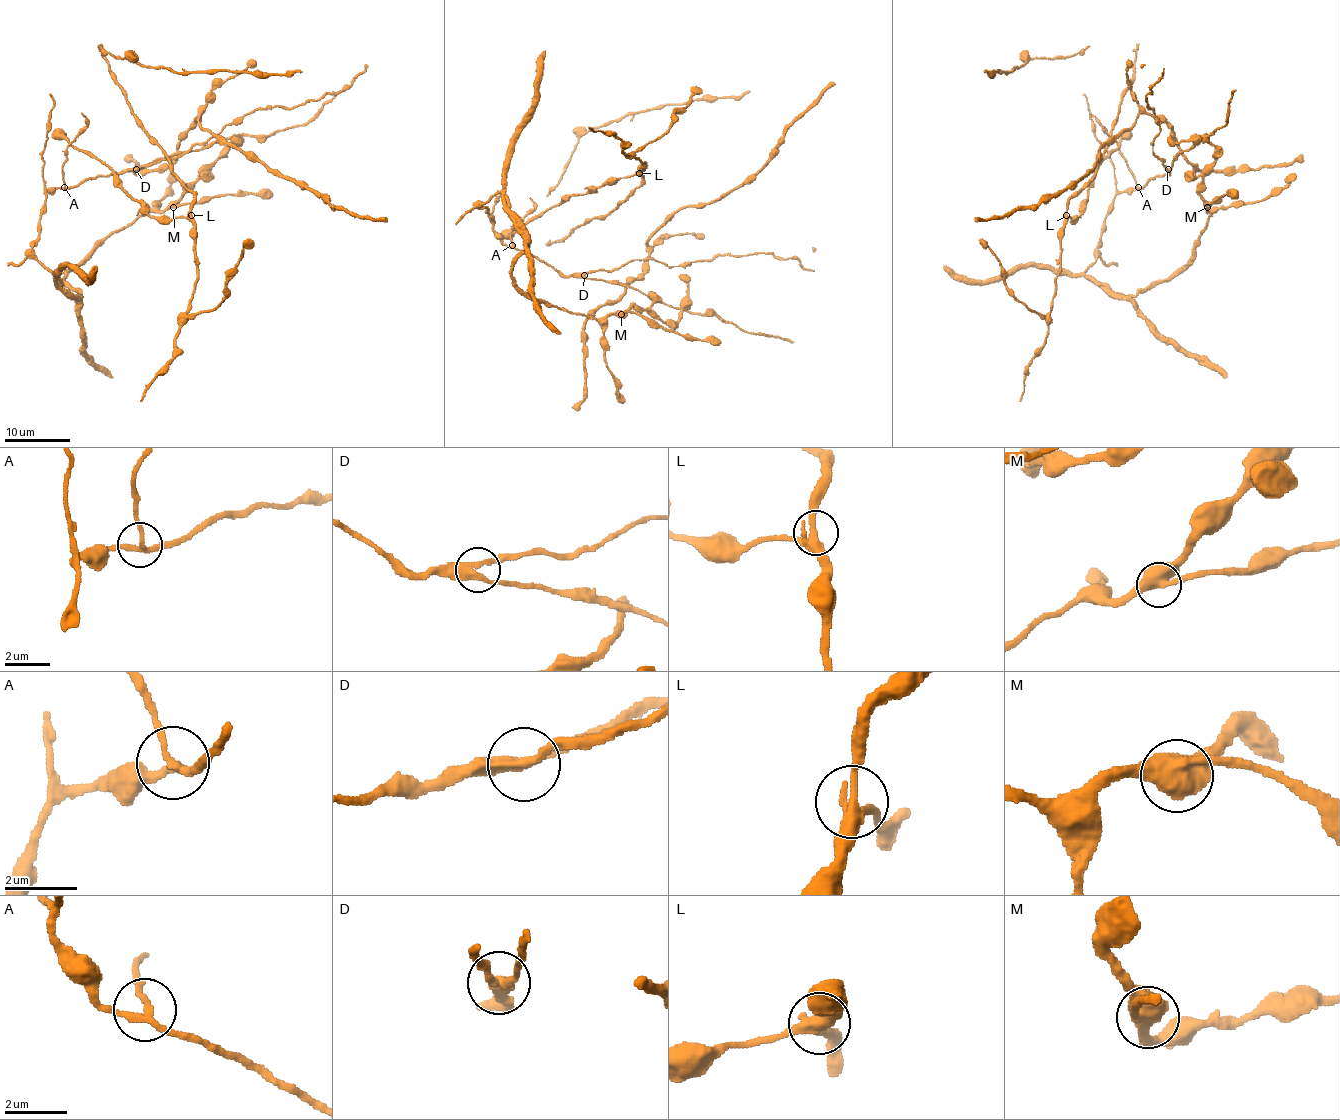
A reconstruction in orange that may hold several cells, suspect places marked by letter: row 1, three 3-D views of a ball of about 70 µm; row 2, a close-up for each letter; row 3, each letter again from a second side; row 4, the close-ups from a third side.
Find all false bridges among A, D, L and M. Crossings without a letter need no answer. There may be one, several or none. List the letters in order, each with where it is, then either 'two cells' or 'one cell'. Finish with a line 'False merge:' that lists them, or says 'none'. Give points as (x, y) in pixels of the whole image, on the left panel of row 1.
A: place (64, 187); two cells
D: place (136, 169); one cell
L: place (191, 215); one cell
M: place (173, 207); one cell
False merge: A

